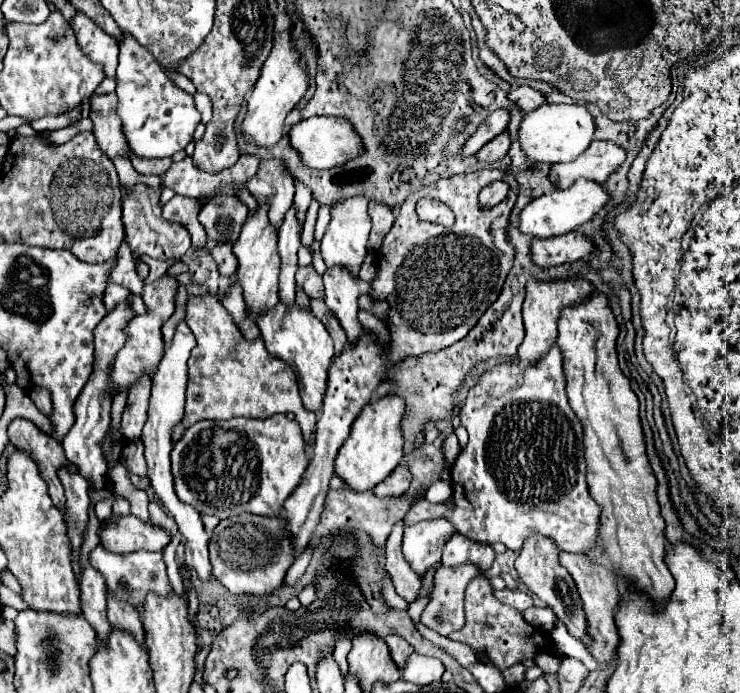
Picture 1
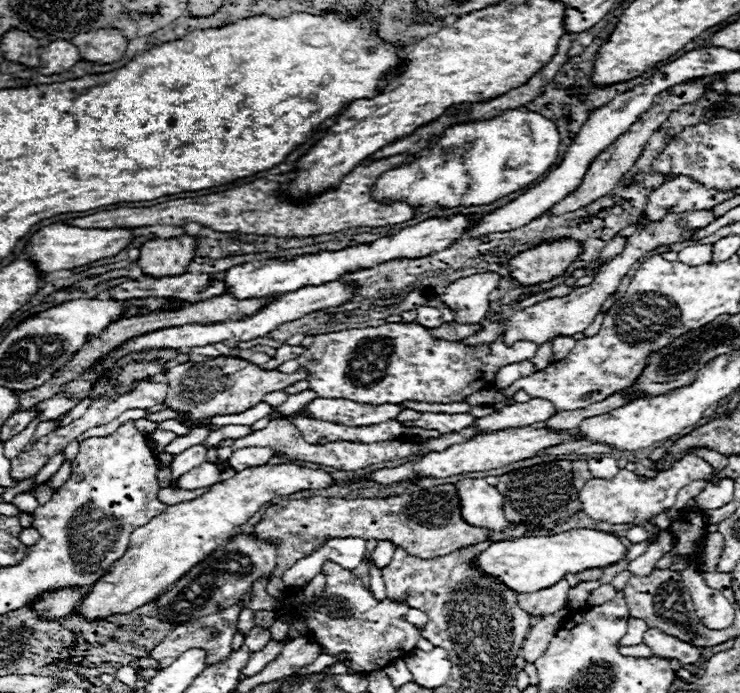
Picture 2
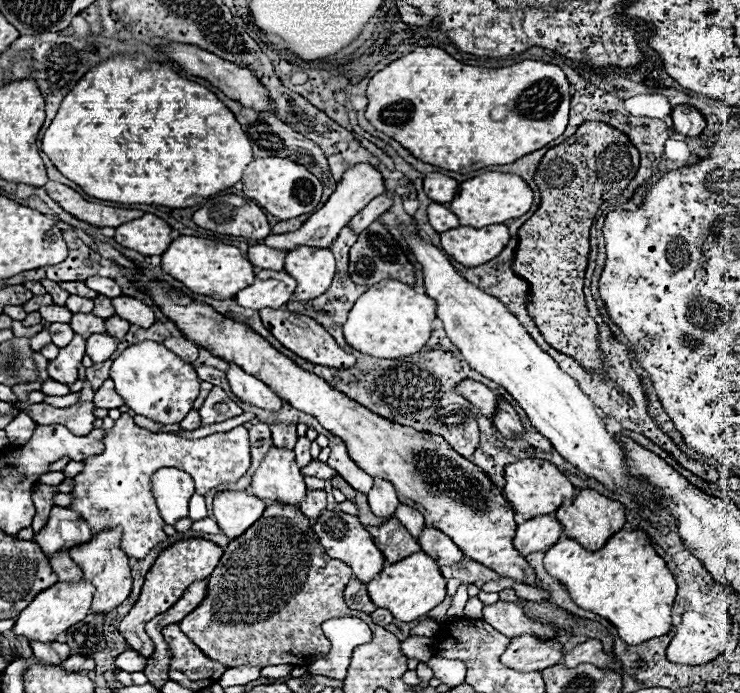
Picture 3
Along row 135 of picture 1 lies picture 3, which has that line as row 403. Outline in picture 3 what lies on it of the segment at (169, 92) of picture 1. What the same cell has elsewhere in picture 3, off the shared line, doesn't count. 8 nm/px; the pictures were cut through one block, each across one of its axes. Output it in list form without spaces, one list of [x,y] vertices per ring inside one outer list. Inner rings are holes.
[[[144,340],[126,348],[112,364],[110,378],[114,380],[116,392],[122,396],[124,404],[140,416],[154,422],[178,424],[192,410],[198,398],[198,376],[190,364],[184,364],[178,356],[172,356],[160,342]]]

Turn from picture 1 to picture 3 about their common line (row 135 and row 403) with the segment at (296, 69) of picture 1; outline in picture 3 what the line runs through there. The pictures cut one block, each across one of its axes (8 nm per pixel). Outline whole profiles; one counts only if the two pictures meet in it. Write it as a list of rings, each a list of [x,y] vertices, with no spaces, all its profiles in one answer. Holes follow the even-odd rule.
[[[232,364],[226,370],[226,378],[230,382],[232,392],[246,404],[252,404],[252,406],[258,406],[258,408],[270,410],[270,412],[278,412],[284,404],[284,400],[280,400],[264,382],[250,376],[236,364]]]

